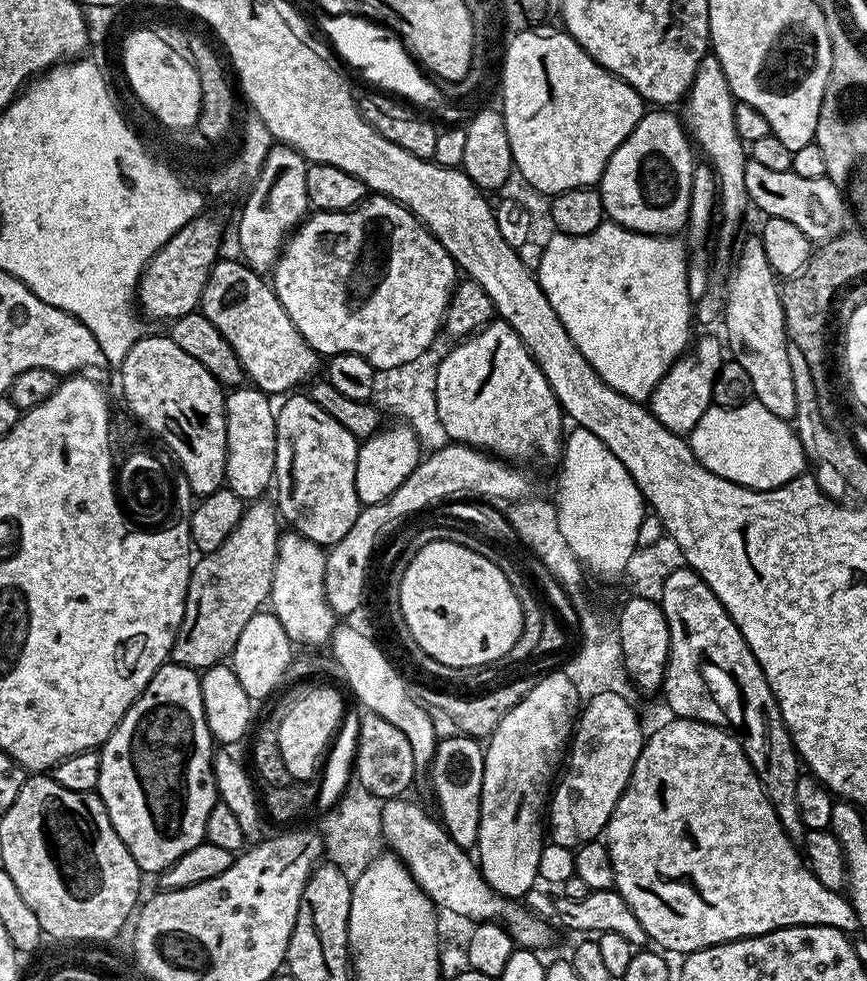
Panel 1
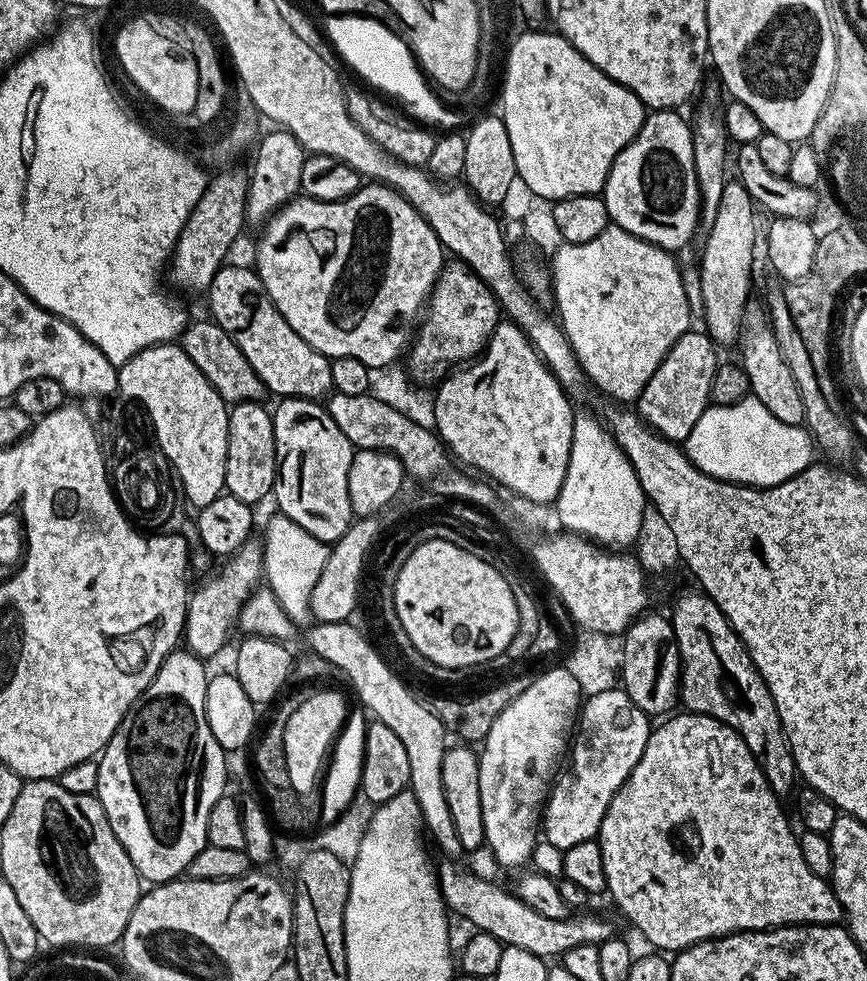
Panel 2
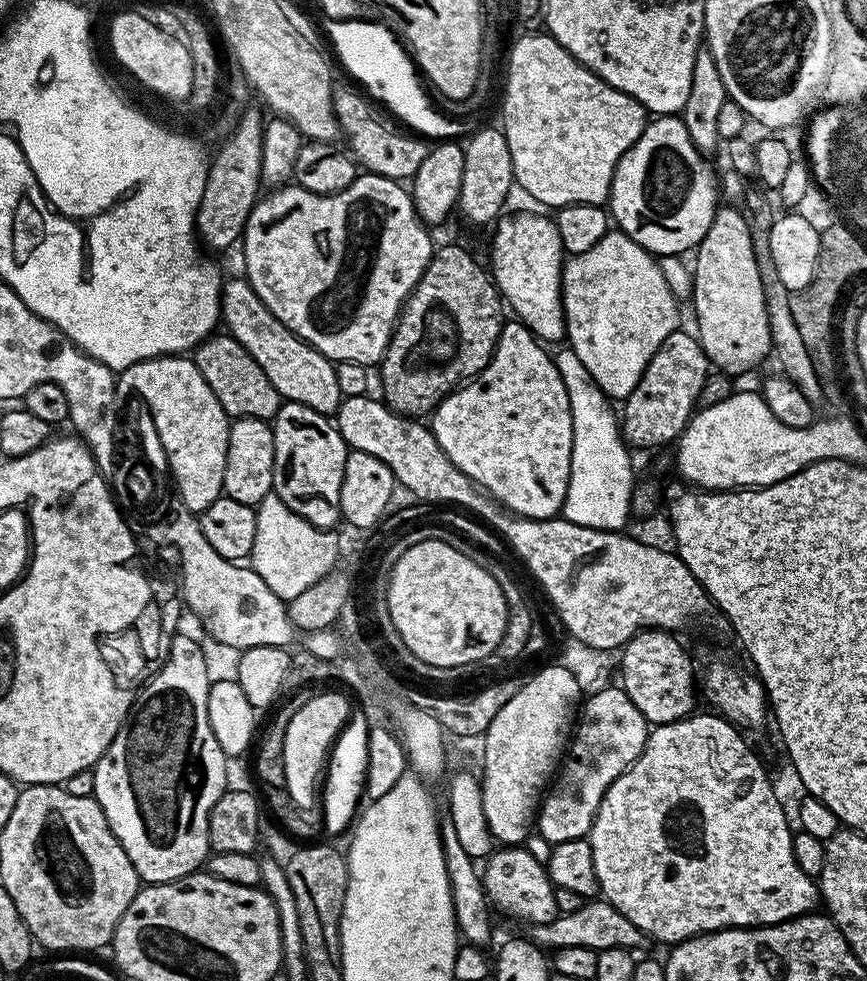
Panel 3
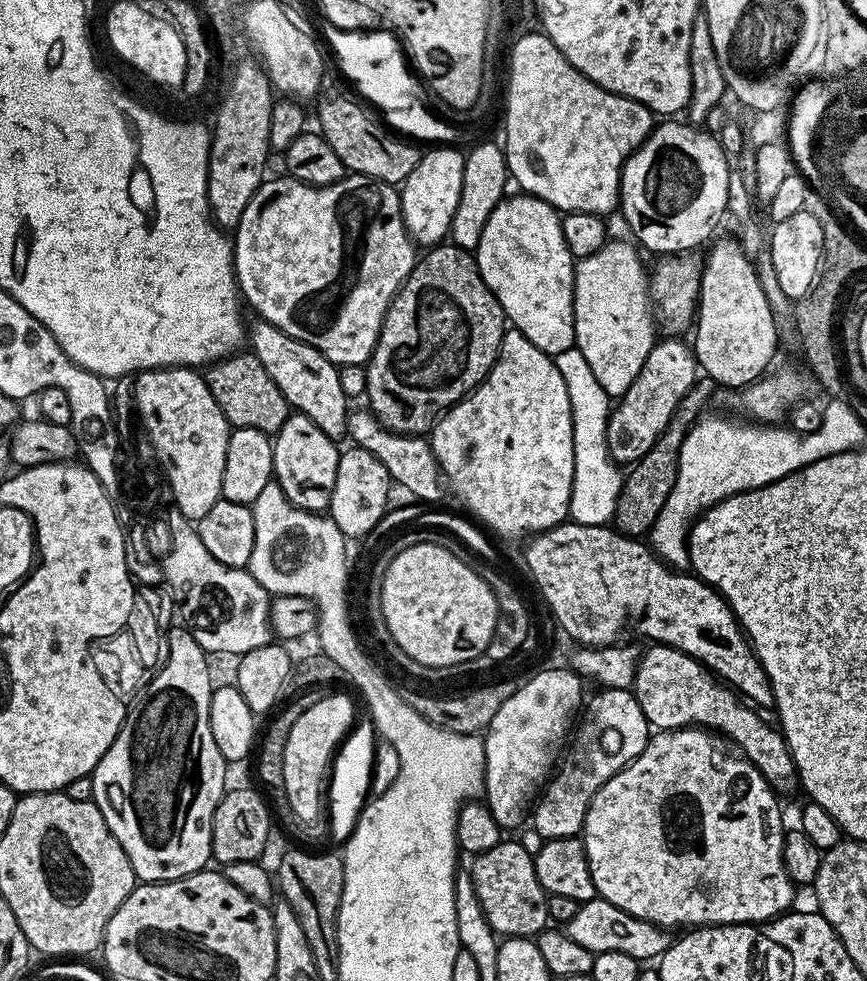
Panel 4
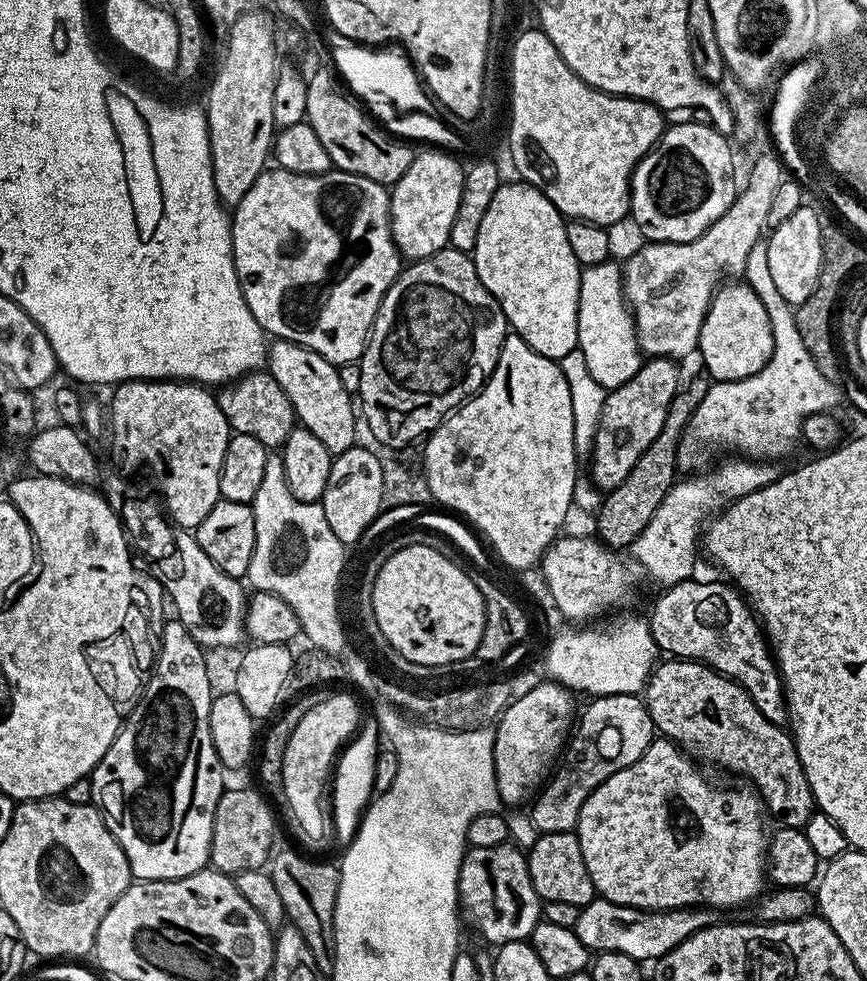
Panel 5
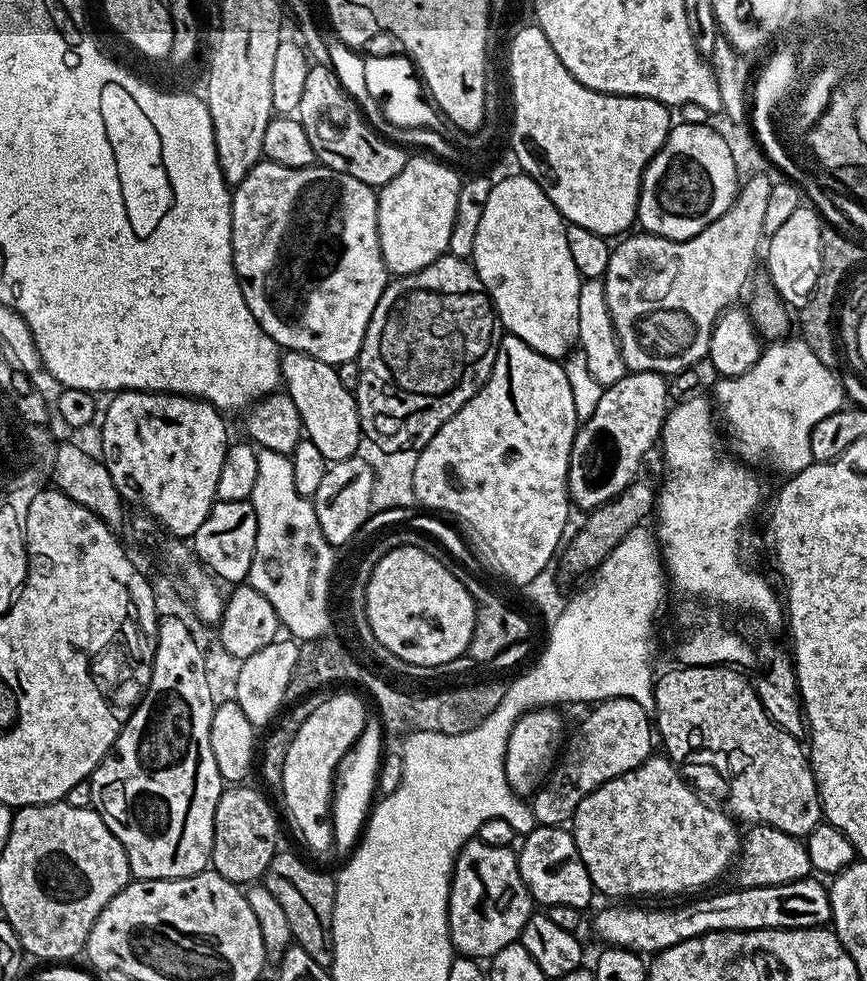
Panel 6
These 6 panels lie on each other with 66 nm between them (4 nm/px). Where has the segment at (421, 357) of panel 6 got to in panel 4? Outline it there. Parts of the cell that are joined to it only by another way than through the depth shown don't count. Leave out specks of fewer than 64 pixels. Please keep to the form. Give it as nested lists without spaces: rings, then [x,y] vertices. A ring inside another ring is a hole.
[[[441,242],[425,252],[428,253],[417,259],[414,270],[390,302],[380,337],[366,365],[367,407],[383,428],[401,436],[427,433],[441,414],[487,380],[488,371],[500,357],[506,331],[503,308],[483,281],[473,253],[451,242]]]

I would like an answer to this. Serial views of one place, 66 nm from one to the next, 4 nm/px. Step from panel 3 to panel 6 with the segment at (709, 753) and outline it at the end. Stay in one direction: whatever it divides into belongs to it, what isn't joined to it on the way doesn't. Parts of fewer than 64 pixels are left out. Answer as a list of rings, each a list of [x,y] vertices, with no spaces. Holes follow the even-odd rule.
[[[653,754],[648,759],[643,760],[633,772],[627,772],[618,778],[607,780],[605,784],[599,784],[593,792],[588,792],[586,798],[582,798],[582,802],[578,802],[575,812],[570,817],[570,831],[578,846],[578,854],[592,879],[593,889],[597,893],[605,892],[608,896],[680,896],[683,892],[696,894],[707,889],[704,888],[707,884],[714,883],[727,868],[729,871],[730,865],[737,859],[742,847],[741,833],[739,831],[736,833],[737,821],[730,818],[727,811],[719,812],[718,809],[711,808],[707,803],[711,804],[681,776],[679,768],[664,754]]]

